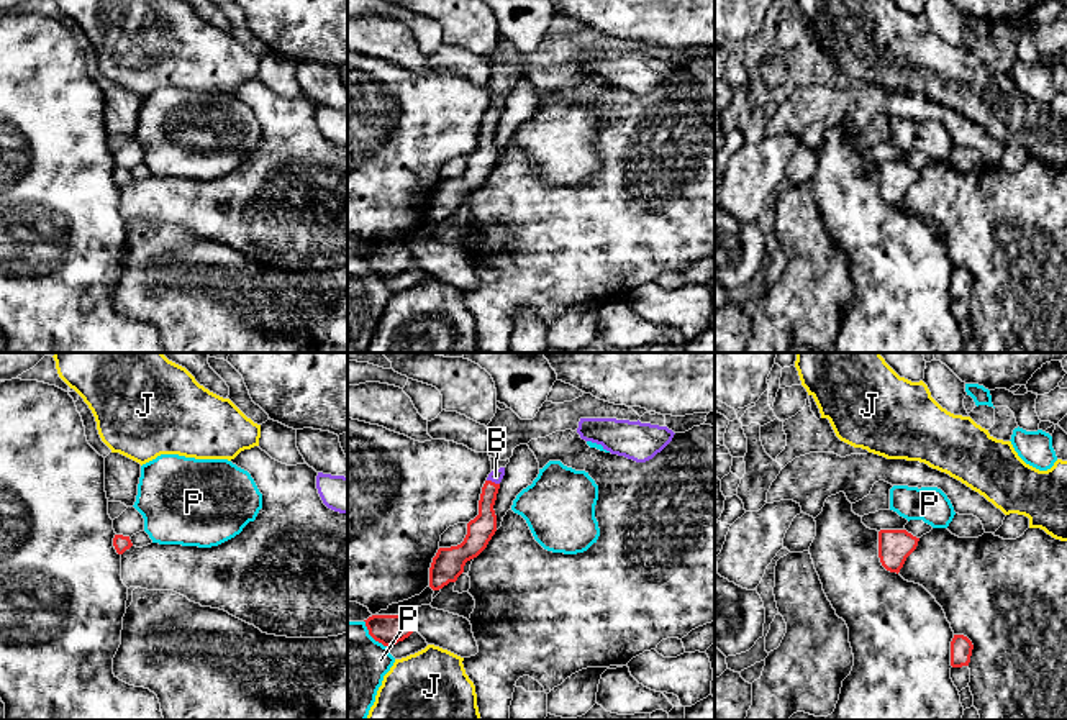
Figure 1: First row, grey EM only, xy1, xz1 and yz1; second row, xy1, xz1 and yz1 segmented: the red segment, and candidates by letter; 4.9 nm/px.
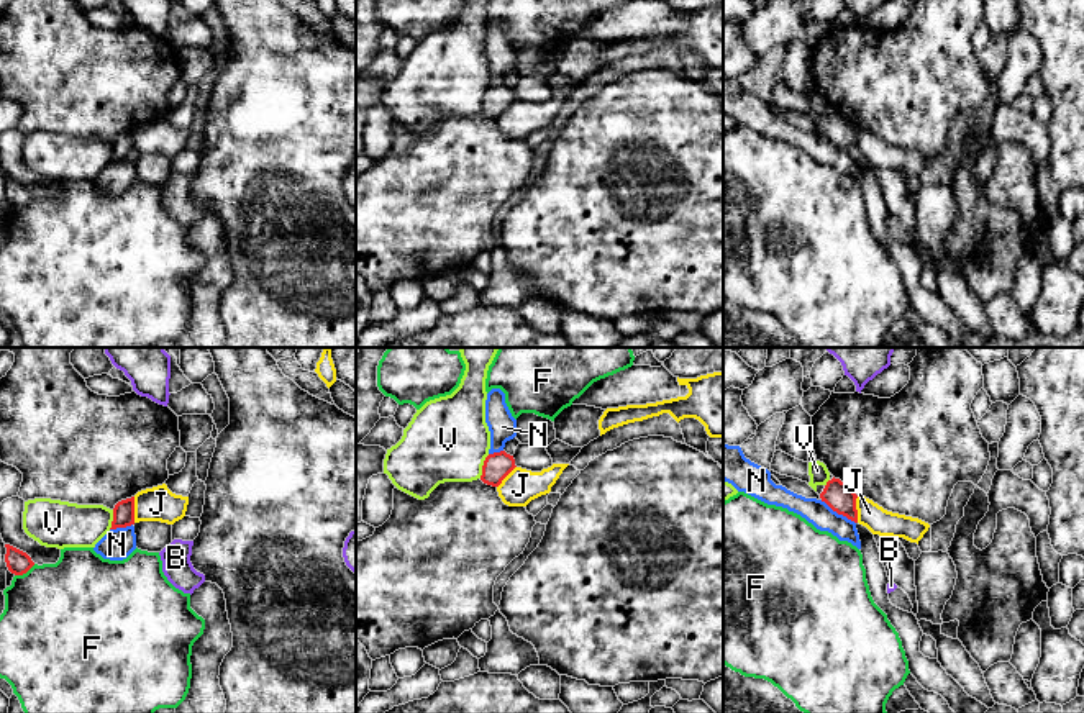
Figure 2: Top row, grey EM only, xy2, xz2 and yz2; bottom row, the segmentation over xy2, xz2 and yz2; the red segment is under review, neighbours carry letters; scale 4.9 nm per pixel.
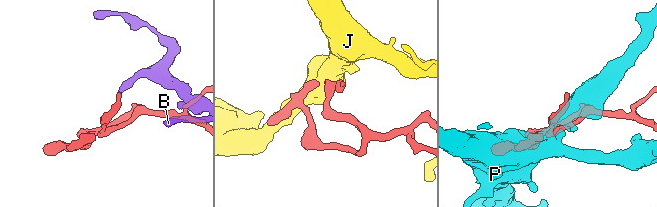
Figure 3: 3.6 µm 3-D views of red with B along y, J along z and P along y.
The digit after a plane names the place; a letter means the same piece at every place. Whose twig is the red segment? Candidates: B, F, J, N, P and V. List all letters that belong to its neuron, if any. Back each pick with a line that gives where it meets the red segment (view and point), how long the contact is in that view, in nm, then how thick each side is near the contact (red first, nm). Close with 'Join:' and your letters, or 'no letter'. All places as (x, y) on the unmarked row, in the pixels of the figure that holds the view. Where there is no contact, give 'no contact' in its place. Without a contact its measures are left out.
B: meets red in xz1 at (494, 115); contact 70 nm long; 130 nm thick on the red side, 70 nm on the other
Join: B

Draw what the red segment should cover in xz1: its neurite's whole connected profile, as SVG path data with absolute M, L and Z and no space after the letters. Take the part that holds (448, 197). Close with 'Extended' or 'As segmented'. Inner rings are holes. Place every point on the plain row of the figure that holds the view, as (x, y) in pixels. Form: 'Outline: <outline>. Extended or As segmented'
Outline: M505 100L488 107L480 133L479 148L467 156L467 167L457 179L439 180L429 200L429 220L439 223L449 215L456 215L464 205L467 194L477 190L497 164L497 148L493 143Z. Extended

